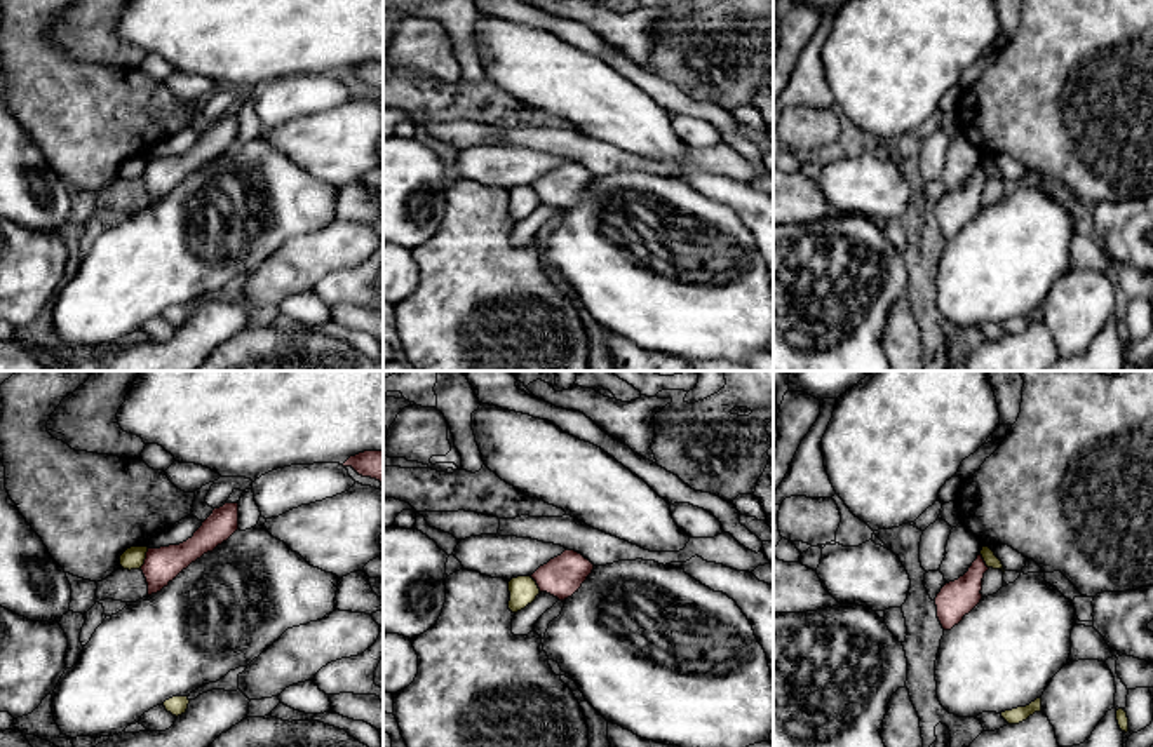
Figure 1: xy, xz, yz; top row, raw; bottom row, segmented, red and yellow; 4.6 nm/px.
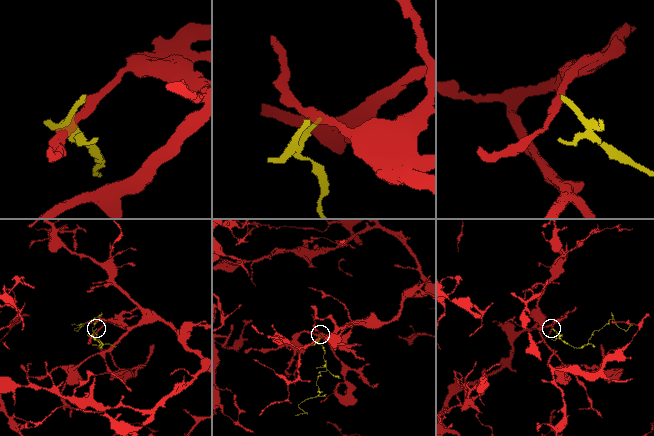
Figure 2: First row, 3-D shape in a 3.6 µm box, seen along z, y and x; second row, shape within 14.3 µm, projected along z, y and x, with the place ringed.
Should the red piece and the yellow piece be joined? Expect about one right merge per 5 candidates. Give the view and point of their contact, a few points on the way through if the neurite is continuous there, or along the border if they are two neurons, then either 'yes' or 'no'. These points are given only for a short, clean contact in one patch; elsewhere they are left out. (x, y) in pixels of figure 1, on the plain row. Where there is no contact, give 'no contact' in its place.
contact xy (145, 169); border xy (148, 159), (140, 178); no

